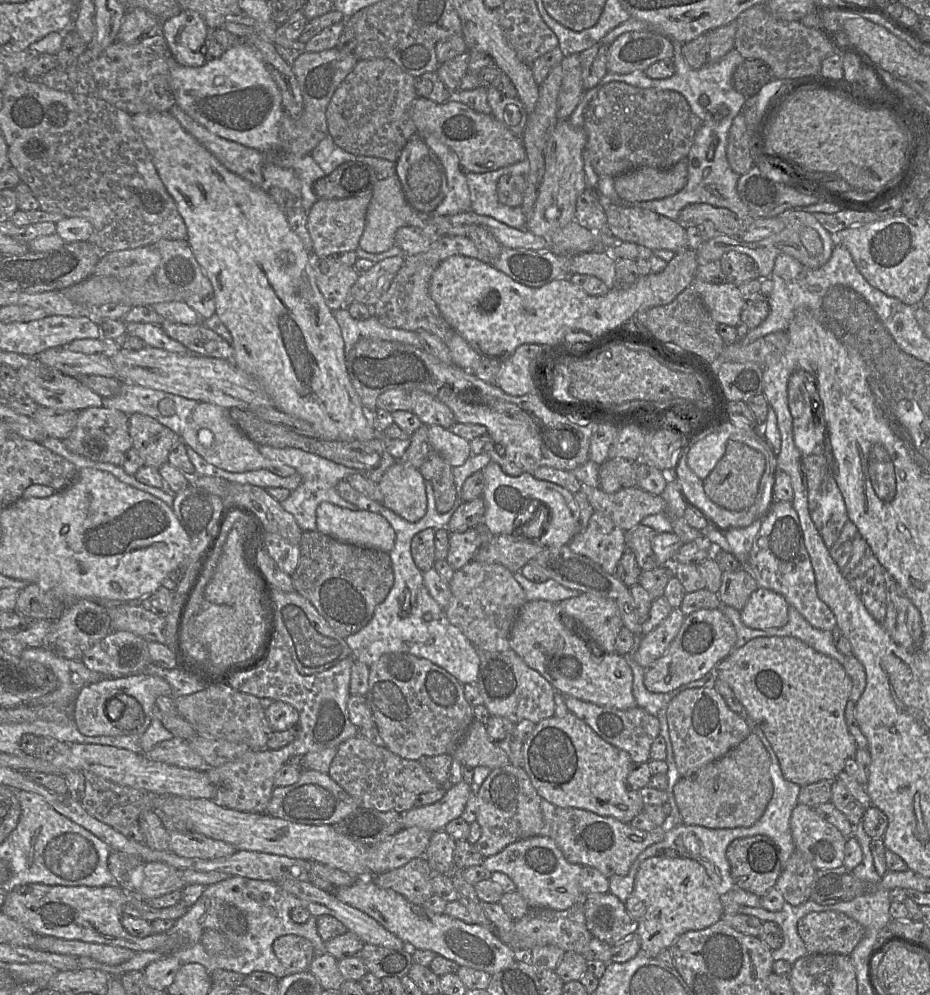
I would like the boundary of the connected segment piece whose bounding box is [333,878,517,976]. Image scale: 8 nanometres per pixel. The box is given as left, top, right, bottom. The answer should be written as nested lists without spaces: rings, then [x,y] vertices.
[[[357,878],[351,886],[340,888],[333,894],[339,901],[376,920],[412,950],[430,950],[459,966],[483,971],[491,976],[517,960],[516,952],[503,943],[493,929],[478,924],[467,924],[444,913],[428,912],[422,905],[410,903],[397,892],[377,886],[372,879]]]

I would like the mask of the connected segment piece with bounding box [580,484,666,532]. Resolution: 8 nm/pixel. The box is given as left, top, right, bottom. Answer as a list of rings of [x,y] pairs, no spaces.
[[[582,484],[580,491],[586,495],[594,511],[603,513],[625,532],[635,528],[647,516],[666,512],[666,503],[660,495],[638,486],[607,494],[599,487]]]

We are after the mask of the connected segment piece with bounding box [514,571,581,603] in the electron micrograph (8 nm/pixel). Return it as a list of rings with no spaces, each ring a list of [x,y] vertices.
[[[520,571],[515,572],[514,577],[523,588],[528,601],[546,600],[552,603],[559,603],[565,599],[581,594],[577,590],[564,587],[554,579],[537,583],[528,580]]]

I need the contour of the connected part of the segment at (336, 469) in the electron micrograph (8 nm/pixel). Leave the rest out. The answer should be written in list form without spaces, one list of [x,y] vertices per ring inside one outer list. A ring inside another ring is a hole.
[[[258,445],[259,452],[266,458],[280,462],[284,465],[293,467],[296,472],[301,476],[301,484],[293,491],[290,496],[280,502],[282,507],[293,515],[297,524],[304,531],[316,531],[316,510],[320,503],[330,502],[337,506],[347,508],[350,510],[358,510],[359,508],[346,500],[344,500],[337,492],[336,486],[338,482],[347,480],[347,478],[355,473],[365,473],[366,477],[378,483],[387,469],[392,466],[396,460],[388,452],[384,451],[381,455],[381,461],[377,468],[368,471],[361,472],[353,468],[346,467],[338,464],[319,455],[306,452],[299,448],[286,447],[286,448],[274,448],[267,445]]]

